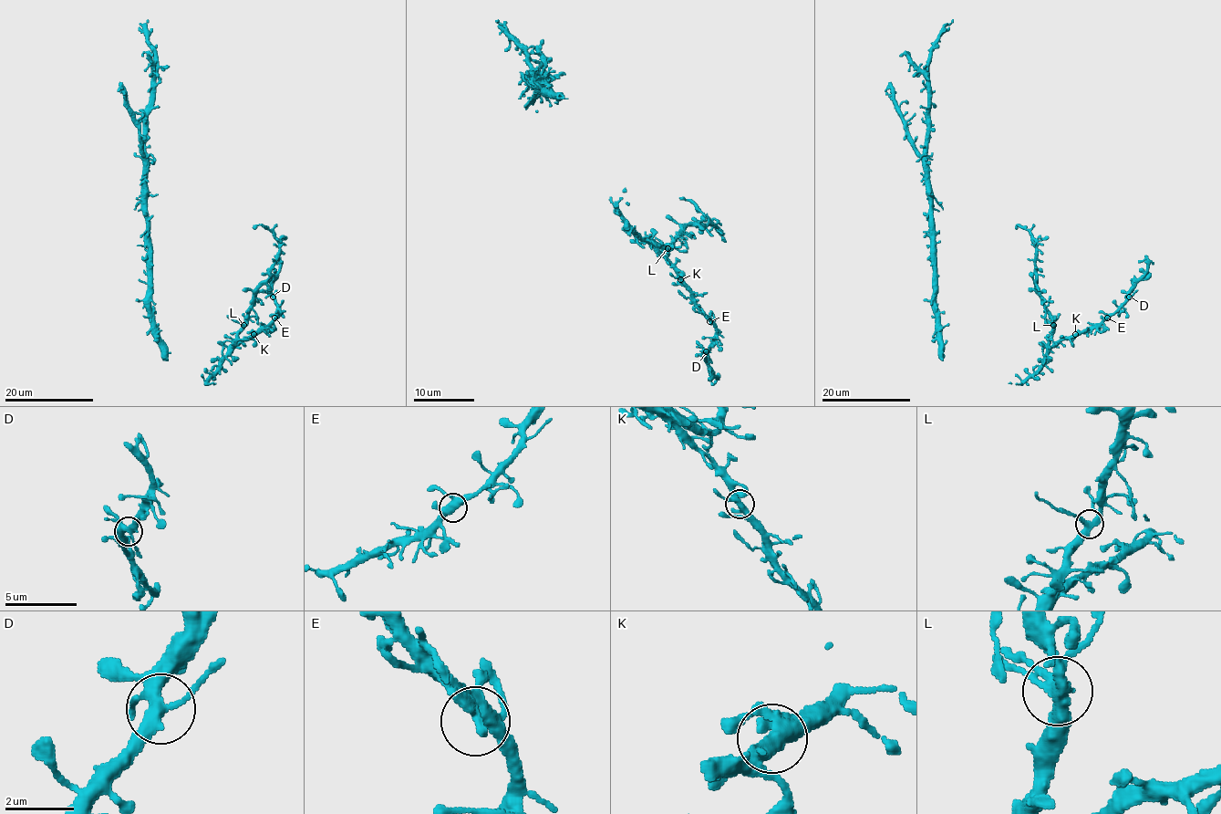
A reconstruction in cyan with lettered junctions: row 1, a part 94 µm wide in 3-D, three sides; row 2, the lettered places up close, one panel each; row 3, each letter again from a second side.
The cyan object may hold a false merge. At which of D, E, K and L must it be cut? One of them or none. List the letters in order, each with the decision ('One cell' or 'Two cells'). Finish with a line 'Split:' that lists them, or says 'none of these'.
D: One cell
E: One cell
K: One cell
L: Two cells
Split: L

